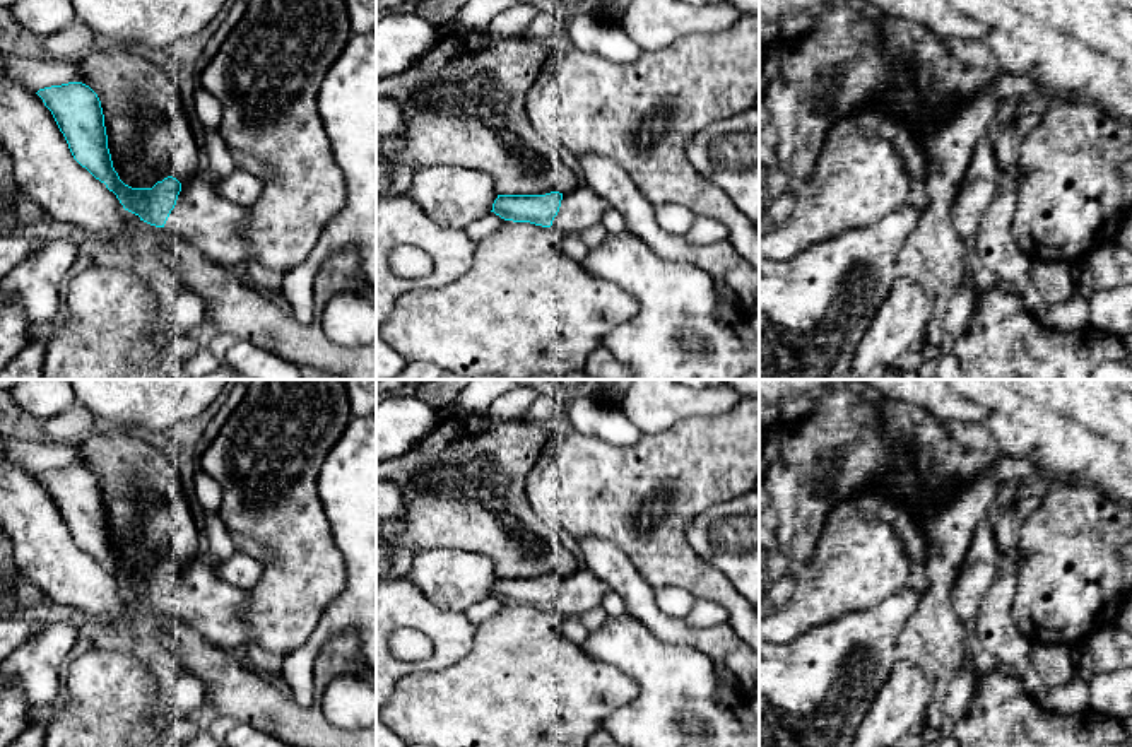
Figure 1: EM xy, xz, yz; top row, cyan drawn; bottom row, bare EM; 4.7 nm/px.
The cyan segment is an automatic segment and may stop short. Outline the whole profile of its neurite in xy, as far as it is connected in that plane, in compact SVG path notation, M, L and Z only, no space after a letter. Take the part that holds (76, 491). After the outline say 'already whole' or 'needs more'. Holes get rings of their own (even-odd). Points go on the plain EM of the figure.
M68 465L36 477L51 494L74 542L104 566L125 593L190 626L215 646L255 646L243 617L250 590L221 579L212 559L193 557L183 568L168 559L152 571L132 571L113 550L101 484L89 468Z; needs more

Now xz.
M587 566L571 576L551 574L545 578L498 578L492 593L504 603L530 605L552 610L561 617L576 615L600 607L610 586Z; needs more

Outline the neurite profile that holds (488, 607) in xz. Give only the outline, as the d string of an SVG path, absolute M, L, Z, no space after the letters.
M494 595L486 597L484 600L477 602L469 609L470 621L479 626L481 622L491 619L503 609L503 602Z

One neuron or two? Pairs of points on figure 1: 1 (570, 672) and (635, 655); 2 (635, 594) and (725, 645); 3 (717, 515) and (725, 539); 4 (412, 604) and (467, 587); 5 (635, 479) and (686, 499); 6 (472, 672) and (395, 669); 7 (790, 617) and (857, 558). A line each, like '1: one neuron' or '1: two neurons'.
1: two neurons
2: one neuron
3: two neurons
4: two neurons
5: one neuron
6: two neurons
7: one neuron

